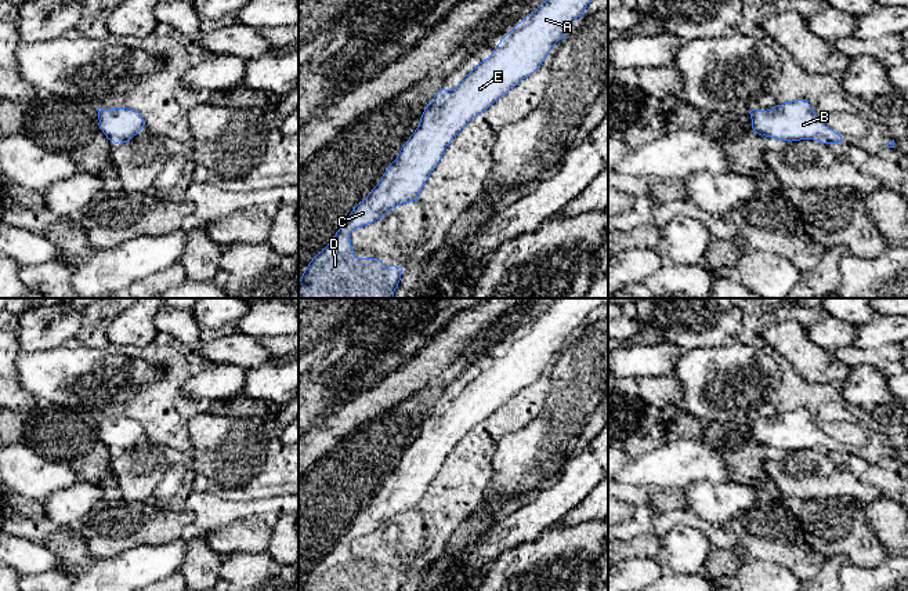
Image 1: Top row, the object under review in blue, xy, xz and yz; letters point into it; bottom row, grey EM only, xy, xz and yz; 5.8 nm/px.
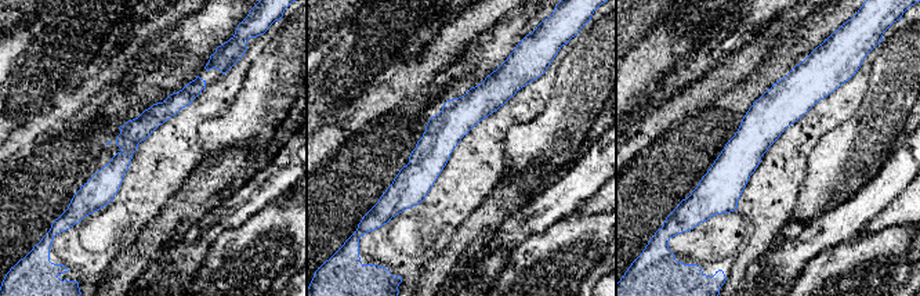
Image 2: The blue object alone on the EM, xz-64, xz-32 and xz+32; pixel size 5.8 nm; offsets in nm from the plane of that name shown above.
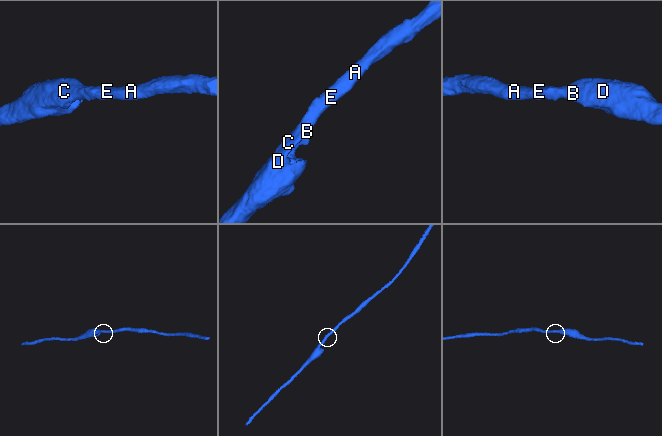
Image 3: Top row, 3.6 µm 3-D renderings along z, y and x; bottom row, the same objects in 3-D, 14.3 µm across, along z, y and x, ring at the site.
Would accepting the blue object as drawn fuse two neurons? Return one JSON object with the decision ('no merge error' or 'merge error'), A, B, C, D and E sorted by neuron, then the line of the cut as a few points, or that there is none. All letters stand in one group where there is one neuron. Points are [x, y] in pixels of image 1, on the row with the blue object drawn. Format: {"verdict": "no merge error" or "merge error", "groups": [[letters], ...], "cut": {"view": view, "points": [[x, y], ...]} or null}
{"verdict": "no merge error", "groups": [["A", "B", "C", "D", "E"]], "cut": null}

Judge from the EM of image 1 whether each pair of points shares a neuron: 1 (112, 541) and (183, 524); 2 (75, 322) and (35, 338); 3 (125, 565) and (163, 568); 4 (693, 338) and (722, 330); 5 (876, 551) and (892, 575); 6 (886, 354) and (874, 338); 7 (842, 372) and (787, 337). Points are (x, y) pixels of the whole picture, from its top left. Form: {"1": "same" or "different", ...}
{"1": "same", "2": "same", "3": "same", "4": "same", "5": "different", "6": "different", "7": "same"}

